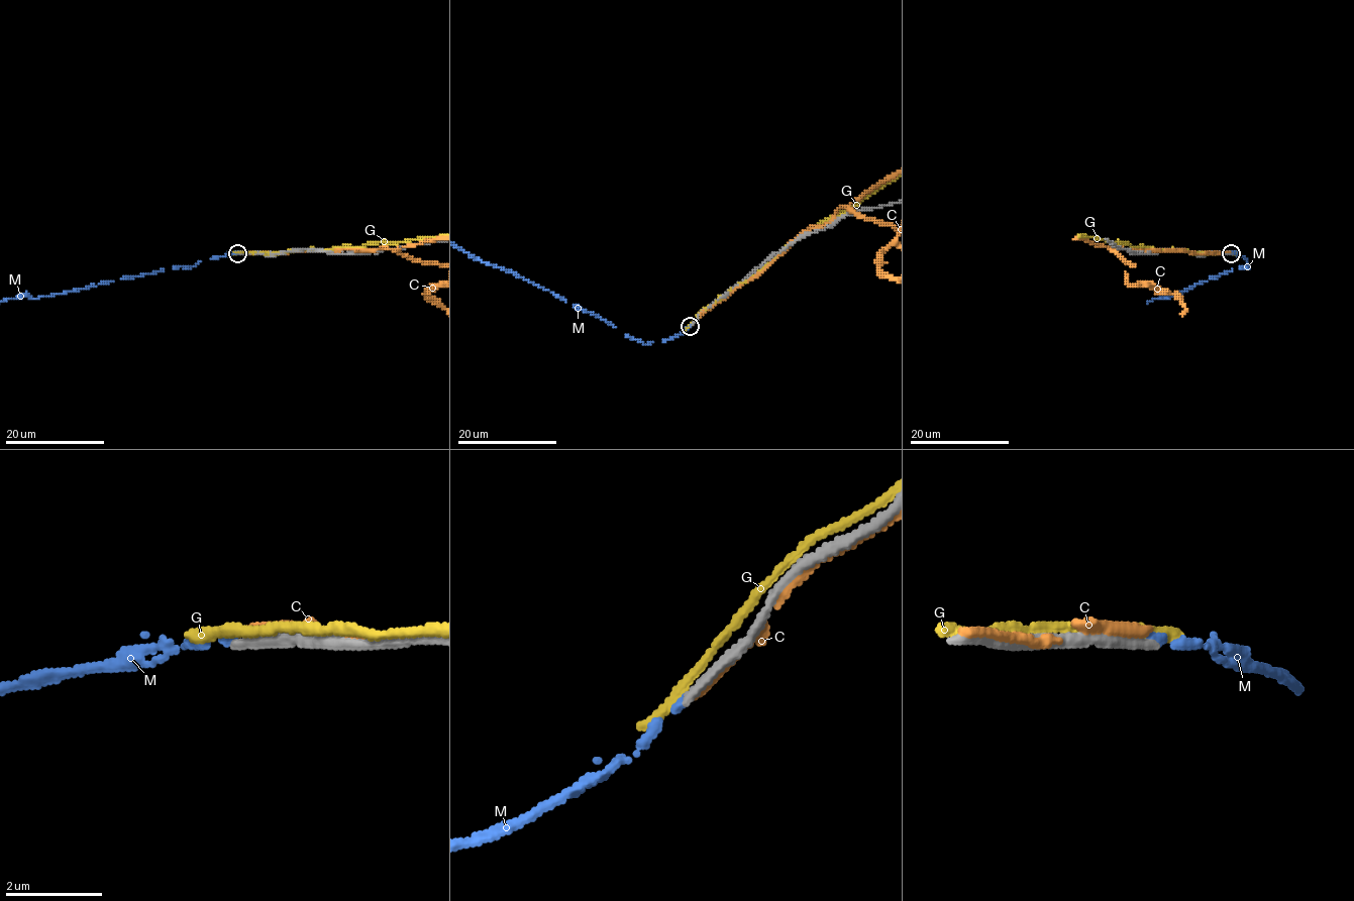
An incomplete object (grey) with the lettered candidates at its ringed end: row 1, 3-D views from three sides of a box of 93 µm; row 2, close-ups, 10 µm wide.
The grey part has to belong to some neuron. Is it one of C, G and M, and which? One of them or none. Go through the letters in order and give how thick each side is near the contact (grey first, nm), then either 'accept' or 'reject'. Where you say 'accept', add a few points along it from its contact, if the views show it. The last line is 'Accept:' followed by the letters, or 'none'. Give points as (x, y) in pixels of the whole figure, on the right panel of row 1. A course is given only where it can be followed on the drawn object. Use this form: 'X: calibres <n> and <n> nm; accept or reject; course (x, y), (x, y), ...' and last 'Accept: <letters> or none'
C: calibres 200 and 160 nm; reject
G: calibres 280 and 180 nm; reject
M: calibres 240 and 120 nm; accept
Accept: M

